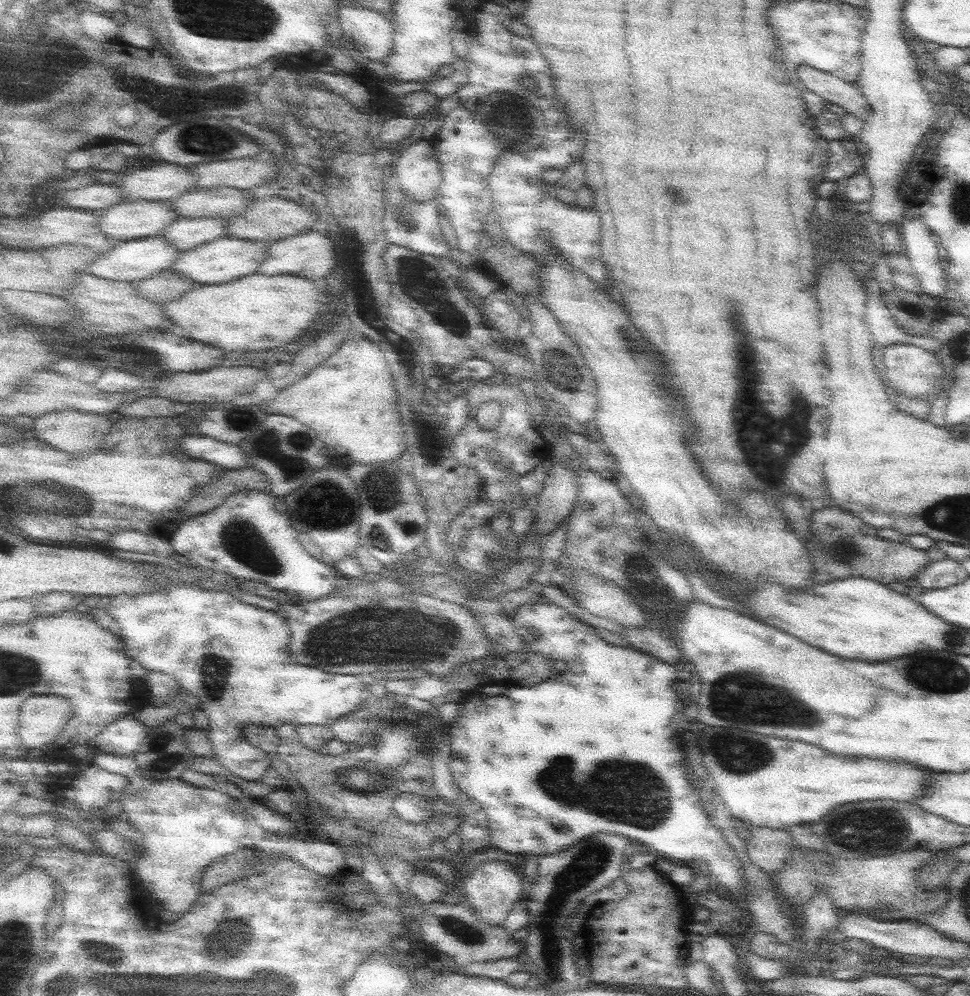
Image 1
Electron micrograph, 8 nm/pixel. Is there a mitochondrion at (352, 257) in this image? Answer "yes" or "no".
no

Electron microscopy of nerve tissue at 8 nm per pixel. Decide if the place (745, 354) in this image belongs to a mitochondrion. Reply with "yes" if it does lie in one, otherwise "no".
yes

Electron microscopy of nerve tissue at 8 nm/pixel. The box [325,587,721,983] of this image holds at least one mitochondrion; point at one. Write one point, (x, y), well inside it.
(632, 793)

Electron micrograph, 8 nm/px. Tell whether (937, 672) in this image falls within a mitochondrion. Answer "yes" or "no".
yes

